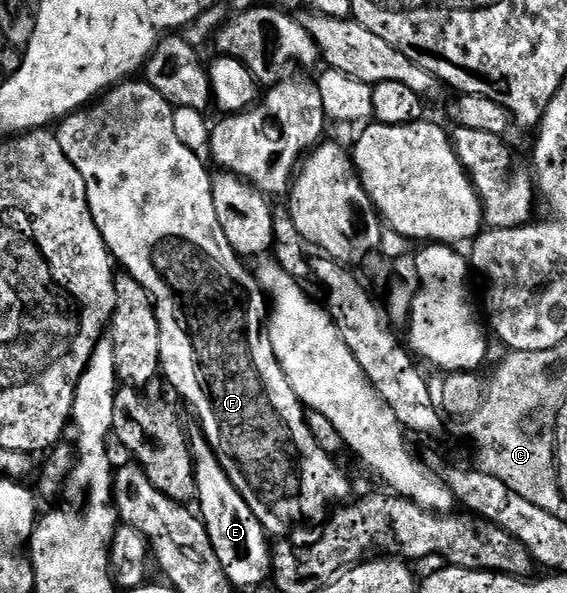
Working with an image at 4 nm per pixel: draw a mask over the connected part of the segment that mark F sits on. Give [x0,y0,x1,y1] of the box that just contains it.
[55,78,350,538]

